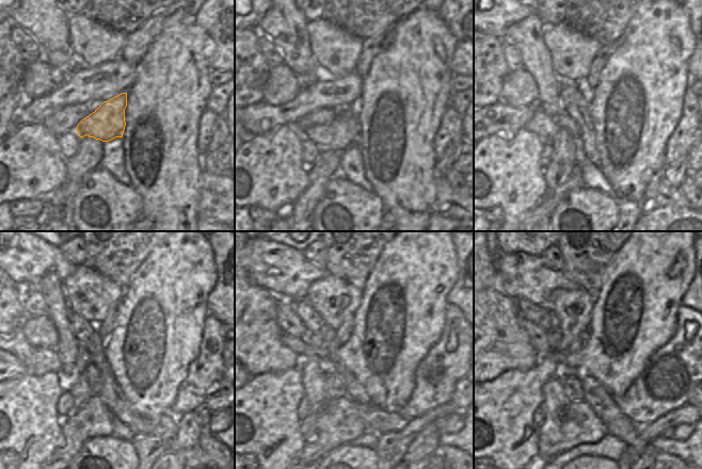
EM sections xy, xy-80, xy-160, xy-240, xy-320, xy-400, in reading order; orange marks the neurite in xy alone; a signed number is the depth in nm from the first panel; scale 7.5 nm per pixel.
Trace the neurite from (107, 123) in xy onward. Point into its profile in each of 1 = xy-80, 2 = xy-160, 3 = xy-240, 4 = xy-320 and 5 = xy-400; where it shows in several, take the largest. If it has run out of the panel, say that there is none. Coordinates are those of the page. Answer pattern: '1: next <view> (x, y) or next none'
1: next xy-80 (345, 129)
2: next xy-160 (545, 127)
3: next xy-240 (38, 361)
4: next xy-320 (256, 342)
5: next xy-400 (495, 341)

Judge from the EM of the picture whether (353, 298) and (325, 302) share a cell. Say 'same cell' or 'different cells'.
same cell

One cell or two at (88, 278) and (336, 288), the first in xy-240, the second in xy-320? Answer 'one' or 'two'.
one

